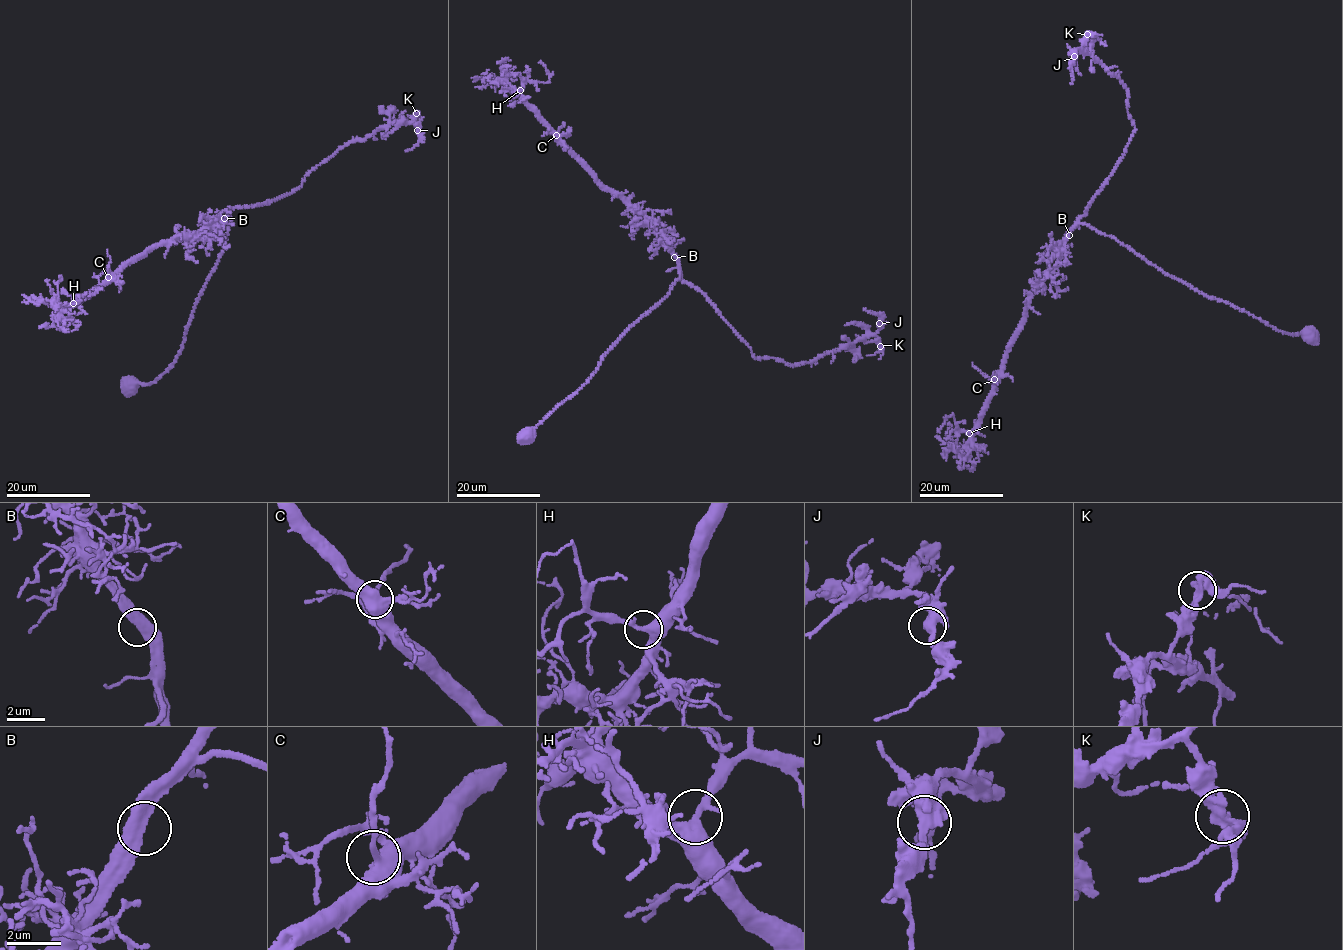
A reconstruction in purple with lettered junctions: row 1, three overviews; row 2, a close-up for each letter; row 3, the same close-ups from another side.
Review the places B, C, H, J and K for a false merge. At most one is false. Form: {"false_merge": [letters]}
{"false_merge": []}

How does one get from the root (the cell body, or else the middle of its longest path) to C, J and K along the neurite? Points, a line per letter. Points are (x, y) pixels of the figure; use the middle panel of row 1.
C: (527, 435), (583, 385), (601, 356), (679, 278), (677, 256), (665, 239), (608, 191), (556, 135)
J: (527, 435), (668, 295), (680, 270), (757, 358), (793, 365), (817, 359), (875, 334), (879, 323)
K: (527, 435), (668, 295), (680, 270), (754, 357), (793, 365), (874, 334), (880, 346)

